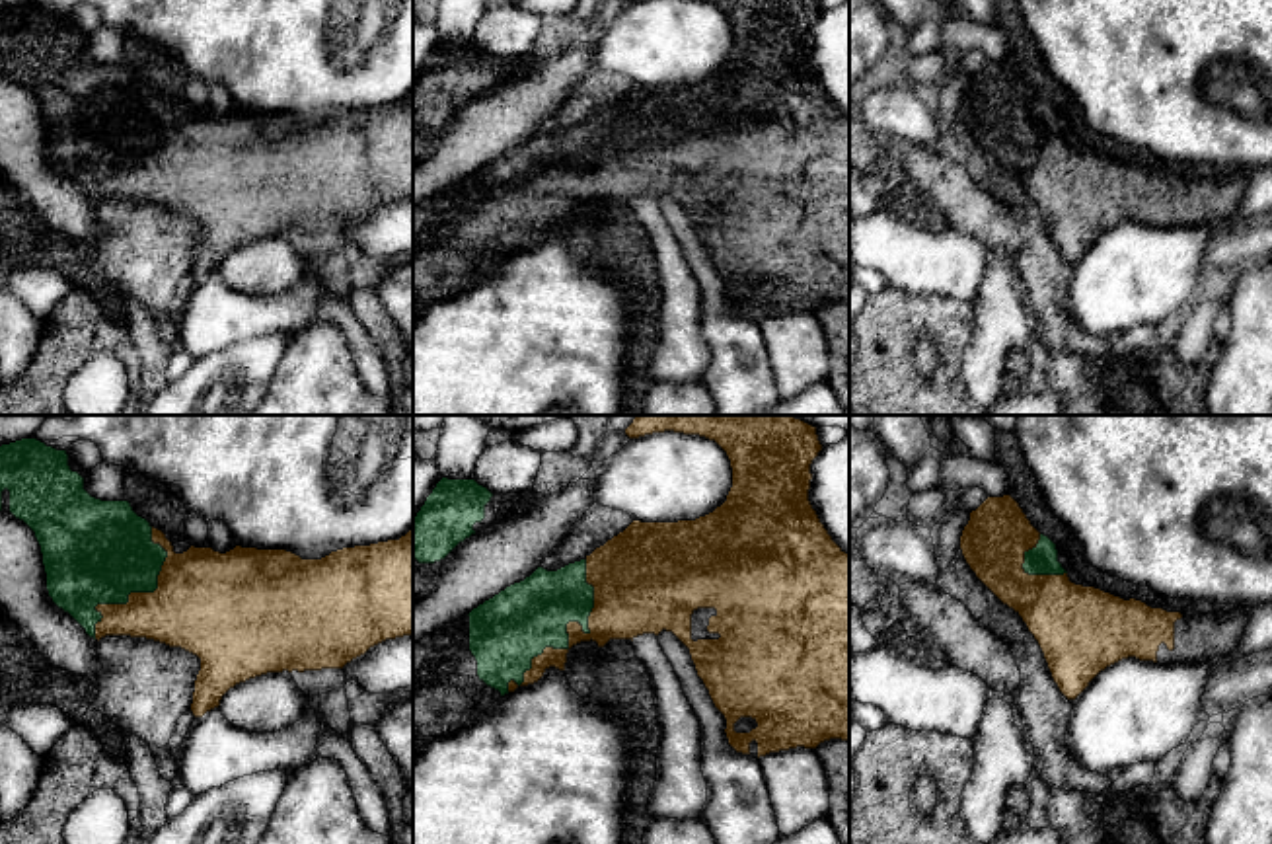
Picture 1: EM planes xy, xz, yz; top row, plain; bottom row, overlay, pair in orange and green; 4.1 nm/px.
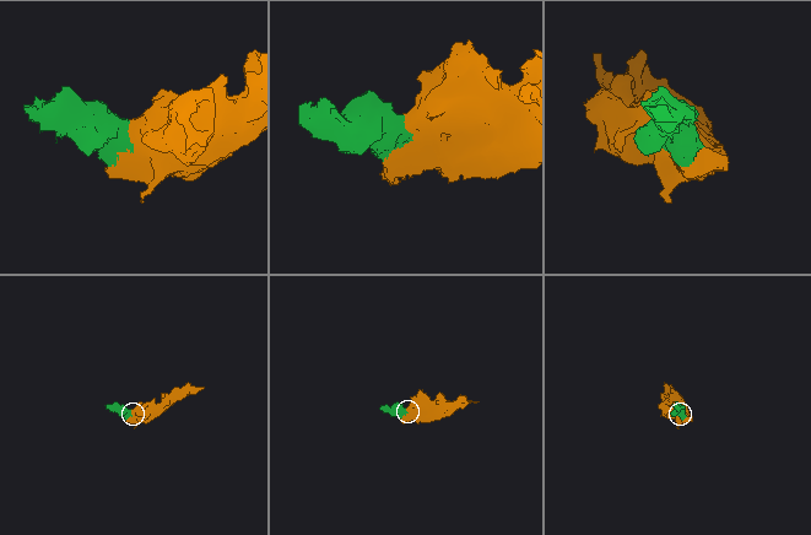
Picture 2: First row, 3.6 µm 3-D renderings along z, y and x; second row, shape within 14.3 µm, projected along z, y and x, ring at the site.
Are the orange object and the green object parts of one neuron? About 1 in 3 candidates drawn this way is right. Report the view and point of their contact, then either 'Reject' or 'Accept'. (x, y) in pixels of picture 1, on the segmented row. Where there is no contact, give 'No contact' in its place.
Touches orange at xz (567, 628). Reject

